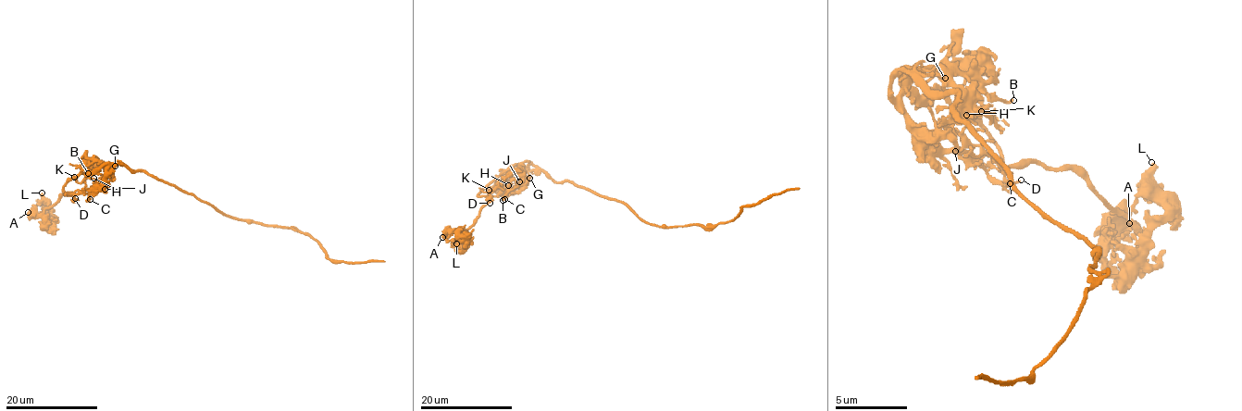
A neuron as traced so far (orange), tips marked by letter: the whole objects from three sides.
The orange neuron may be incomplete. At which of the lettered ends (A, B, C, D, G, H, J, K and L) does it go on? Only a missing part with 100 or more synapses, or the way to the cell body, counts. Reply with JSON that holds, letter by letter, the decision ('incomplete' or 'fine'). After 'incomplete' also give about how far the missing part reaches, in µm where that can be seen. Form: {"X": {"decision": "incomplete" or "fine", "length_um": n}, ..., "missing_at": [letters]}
{"A": {"decision": "fine"}, "B": {"decision": "fine"}, "C": {"decision": "fine"}, "D": {"decision": "fine"}, "G": {"decision": "fine"}, "H": {"decision": "fine"}, "J": {"decision": "fine"}, "K": {"decision": "fine"}, "L": {"decision": "fine"}, "missing_at": []}

